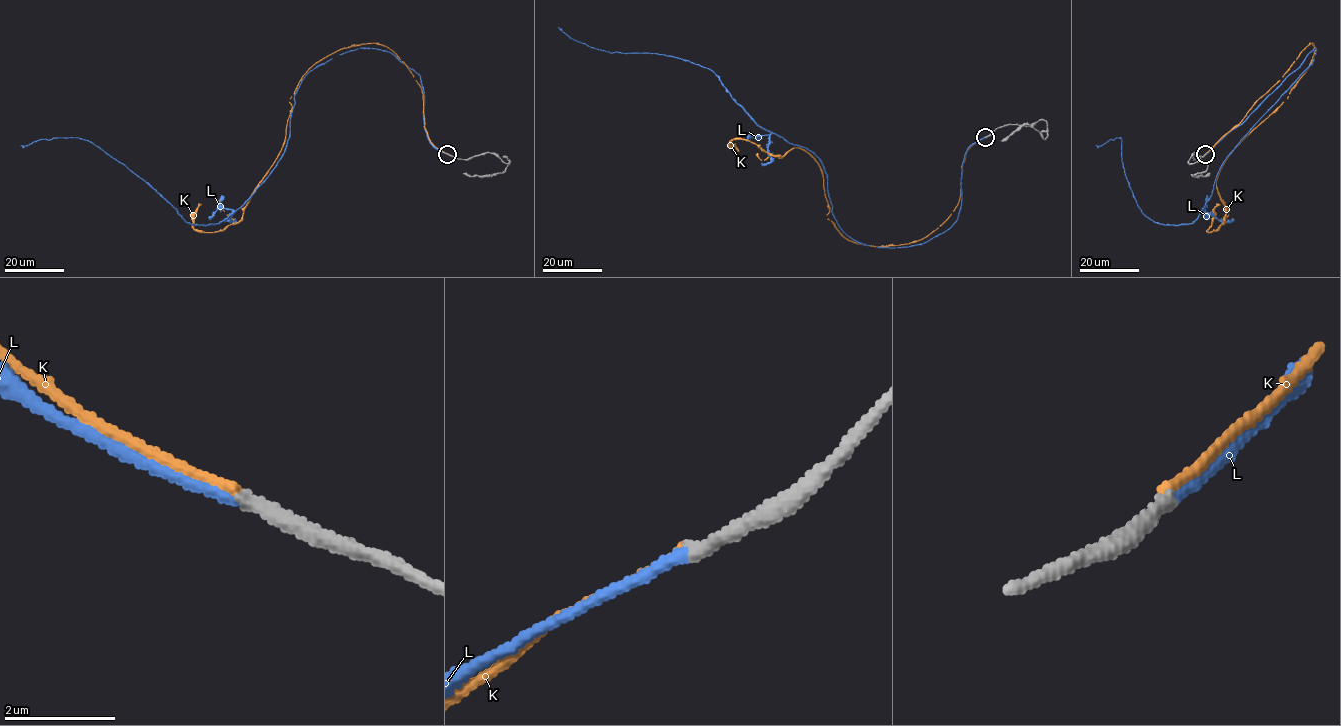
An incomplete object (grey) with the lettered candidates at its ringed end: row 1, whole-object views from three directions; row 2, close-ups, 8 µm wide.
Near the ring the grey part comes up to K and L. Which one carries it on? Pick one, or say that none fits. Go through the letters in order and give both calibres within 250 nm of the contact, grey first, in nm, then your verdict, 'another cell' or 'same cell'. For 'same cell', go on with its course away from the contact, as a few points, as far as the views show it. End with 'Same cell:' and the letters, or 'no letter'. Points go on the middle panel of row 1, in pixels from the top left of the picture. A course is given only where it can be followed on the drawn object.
K: 280 nm thick on the grey side, 170 nm on the other; another cell
L: 280 nm thick on the grey side, 220 nm on the other; same cell; it runs (985, 137), (942, 233), (859, 243), (820, 160), (707, 68), (558, 27)
Same cell: L

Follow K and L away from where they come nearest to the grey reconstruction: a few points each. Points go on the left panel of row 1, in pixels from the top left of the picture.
K: (447, 154), (407, 66), (353, 45), (298, 83), (241, 219), (197, 232), (201, 204)
L: (447, 154), (420, 76), (371, 48), (307, 74), (283, 156), (218, 224), (187, 223), (88, 140), (21, 146)

